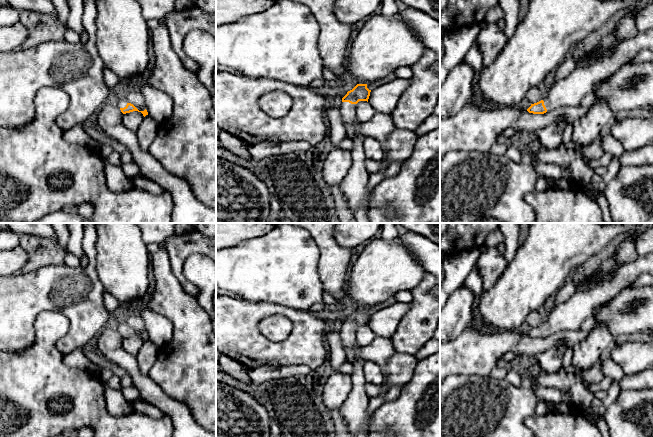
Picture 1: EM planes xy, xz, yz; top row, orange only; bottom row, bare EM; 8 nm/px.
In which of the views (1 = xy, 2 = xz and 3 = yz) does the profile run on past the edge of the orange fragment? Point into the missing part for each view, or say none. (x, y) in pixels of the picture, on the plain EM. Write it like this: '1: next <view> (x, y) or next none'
1: next xy (123, 326)
2: next xz (348, 335)
3: next yz (569, 315)

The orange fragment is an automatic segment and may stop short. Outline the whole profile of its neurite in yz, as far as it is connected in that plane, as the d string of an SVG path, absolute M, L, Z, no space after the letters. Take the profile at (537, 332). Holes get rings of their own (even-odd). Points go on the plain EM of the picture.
M653 253L620 267L611 280L588 291L576 291L568 300L556 305L548 319L531 328L529 337L544 338L562 330L577 330L594 310L603 307L640 275L653 275Z

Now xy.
M123 322L119 325L118 329L117 329L121 336L123 338L126 338L126 337L130 337L130 336L133 336L133 335L138 335L138 336L141 336L143 338L143 340L145 341L146 339L148 339L148 336L147 334L145 333L144 335L139 335L133 328L131 328L127 322Z

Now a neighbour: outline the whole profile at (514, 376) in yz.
M510 366L508 373L505 378L510 384L521 387L523 385L522 381L522 371L519 370L517 366Z

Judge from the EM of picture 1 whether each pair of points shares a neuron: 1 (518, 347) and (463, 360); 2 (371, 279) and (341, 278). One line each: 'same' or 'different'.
1: same
2: different

